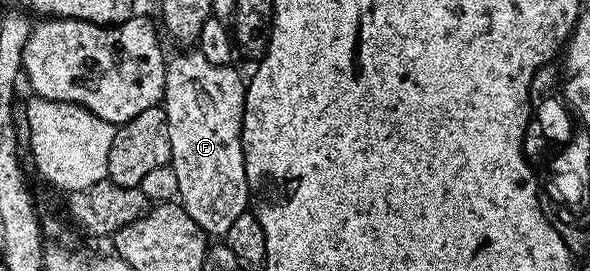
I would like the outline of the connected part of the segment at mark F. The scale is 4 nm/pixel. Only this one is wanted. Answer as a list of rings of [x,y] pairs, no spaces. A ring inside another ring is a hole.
[[[197,49],[191,51],[188,55],[179,55],[175,60],[167,63],[167,86],[163,89],[162,106],[167,112],[167,120],[169,121],[169,141],[171,142],[171,168],[177,173],[177,185],[179,186],[178,198],[181,205],[189,213],[189,217],[193,217],[193,221],[197,221],[197,225],[201,225],[201,229],[206,231],[208,236],[223,237],[226,236],[229,225],[233,225],[233,221],[237,221],[237,217],[241,217],[243,211],[249,207],[249,192],[247,189],[247,178],[245,177],[245,161],[243,160],[243,141],[241,138],[241,128],[243,125],[243,101],[245,92],[243,92],[243,79],[234,71],[234,66],[218,67],[209,61],[205,61],[205,57]]]

